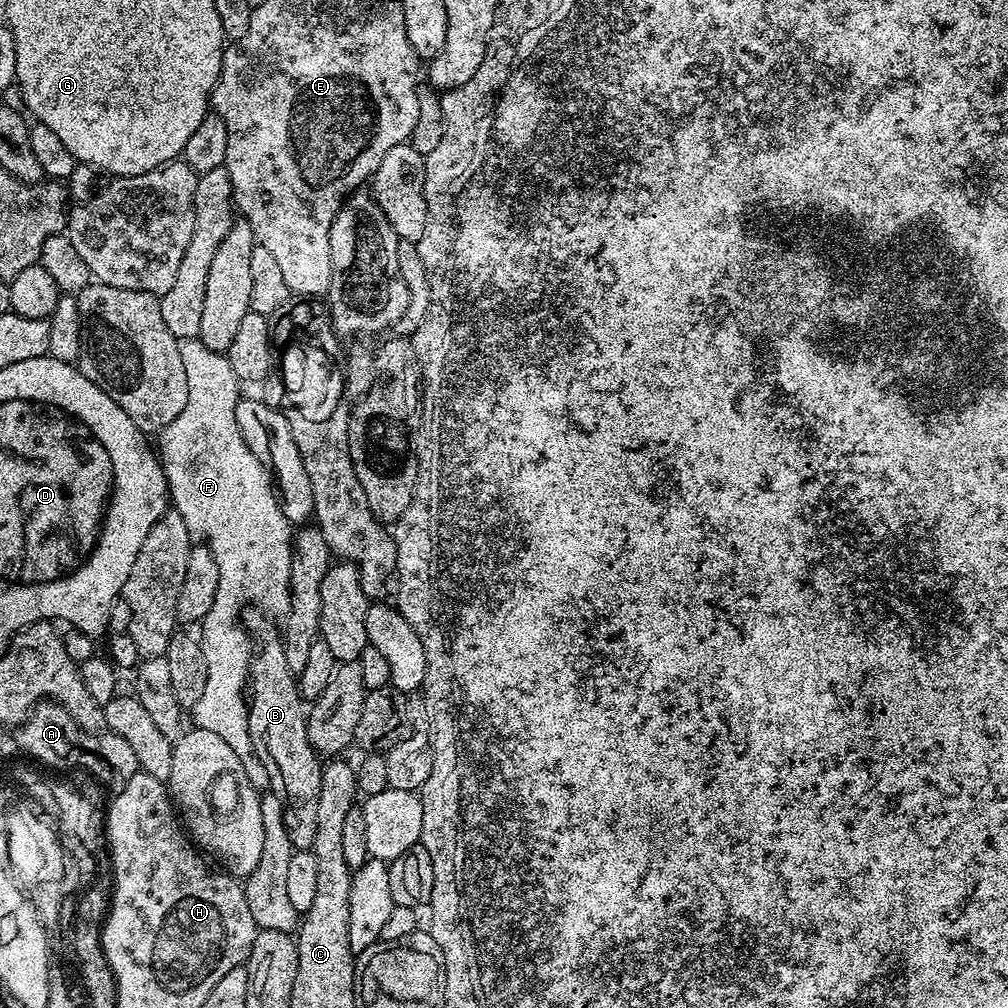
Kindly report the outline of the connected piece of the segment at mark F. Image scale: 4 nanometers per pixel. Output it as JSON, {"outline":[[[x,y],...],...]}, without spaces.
{"outline":[[[199,338],[181,340],[180,353],[182,366],[186,366],[188,401],[186,406],[182,406],[182,414],[178,414],[170,426],[158,433],[158,455],[168,479],[170,500],[175,511],[182,514],[186,530],[199,535],[201,532],[208,539],[205,540],[206,546],[212,552],[214,562],[218,562],[218,590],[214,594],[214,606],[210,606],[210,614],[206,614],[198,628],[202,654],[206,654],[206,687],[202,698],[198,698],[190,710],[190,720],[195,727],[210,730],[210,734],[218,734],[222,742],[230,746],[230,750],[239,752],[246,778],[250,778],[257,790],[268,790],[274,784],[270,770],[266,770],[262,758],[258,758],[248,733],[246,689],[250,684],[254,640],[250,632],[240,625],[240,611],[247,604],[261,604],[264,608],[273,608],[277,614],[287,609],[294,528],[289,524],[286,514],[282,514],[271,476],[260,465],[258,458],[254,458],[254,450],[250,450],[238,430],[236,403],[242,398],[242,382],[234,374],[227,355],[210,350],[210,346],[206,346]]]}

